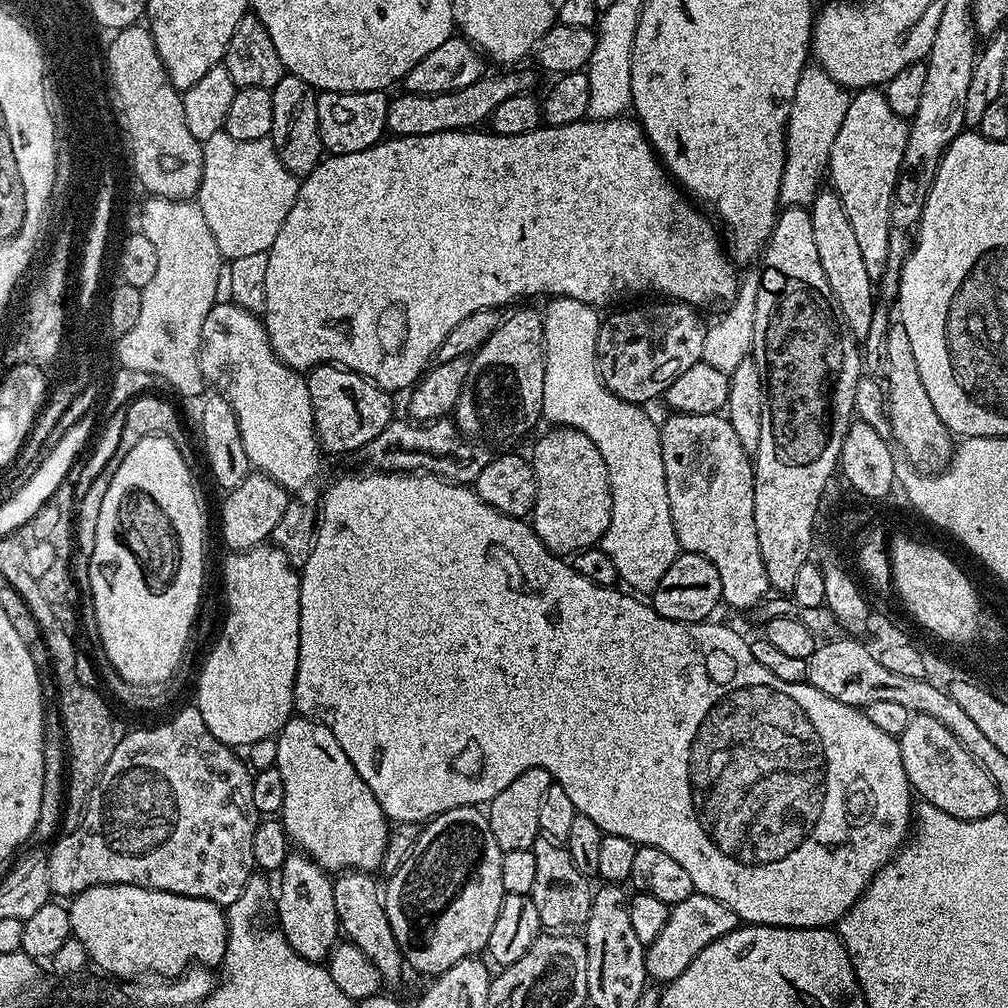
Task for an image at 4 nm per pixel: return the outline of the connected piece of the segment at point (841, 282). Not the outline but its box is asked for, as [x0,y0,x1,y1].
[810,190,878,342]

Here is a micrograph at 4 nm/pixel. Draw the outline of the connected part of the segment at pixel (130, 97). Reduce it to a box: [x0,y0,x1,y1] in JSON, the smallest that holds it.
[106,23,203,200]

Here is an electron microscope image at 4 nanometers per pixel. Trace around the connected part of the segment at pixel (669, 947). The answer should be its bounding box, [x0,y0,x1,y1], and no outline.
[644,894,738,982]

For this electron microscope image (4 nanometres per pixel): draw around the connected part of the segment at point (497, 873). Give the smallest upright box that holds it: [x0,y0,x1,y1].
[382,807,506,978]

